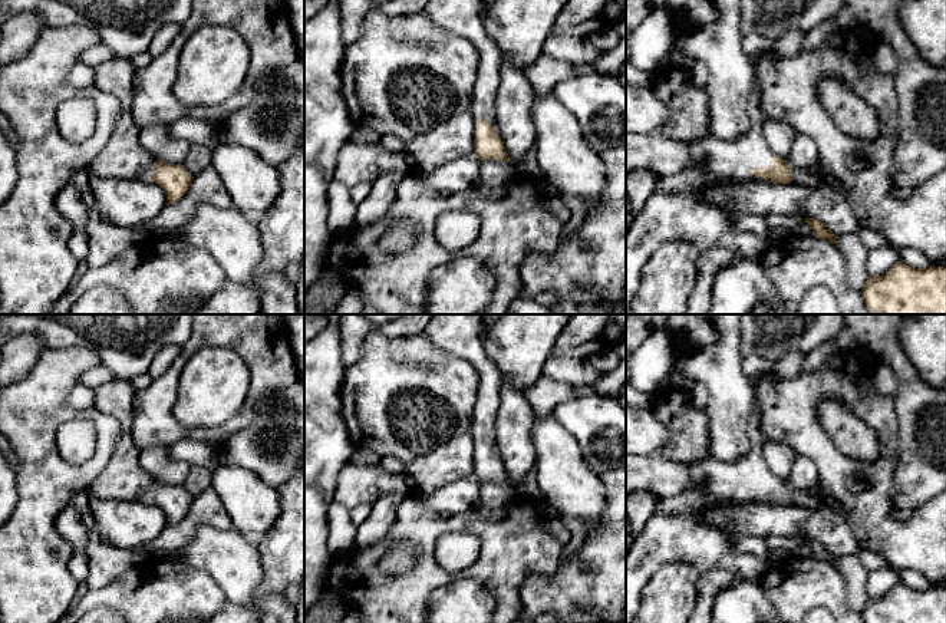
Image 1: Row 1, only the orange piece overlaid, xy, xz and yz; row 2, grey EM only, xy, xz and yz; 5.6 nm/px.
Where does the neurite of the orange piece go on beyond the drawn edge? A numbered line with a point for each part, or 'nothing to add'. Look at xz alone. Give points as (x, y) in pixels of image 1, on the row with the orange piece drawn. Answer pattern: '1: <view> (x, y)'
1: xz (458, 17)

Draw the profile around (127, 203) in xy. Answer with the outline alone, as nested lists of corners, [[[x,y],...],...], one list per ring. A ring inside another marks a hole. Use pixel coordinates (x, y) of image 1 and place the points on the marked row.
[[[89,174],[99,217],[118,227],[139,228],[168,204],[164,189],[152,179],[98,178]]]

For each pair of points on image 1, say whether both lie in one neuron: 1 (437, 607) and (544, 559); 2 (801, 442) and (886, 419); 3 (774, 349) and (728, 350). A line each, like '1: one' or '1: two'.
1: two
2: one
3: two

